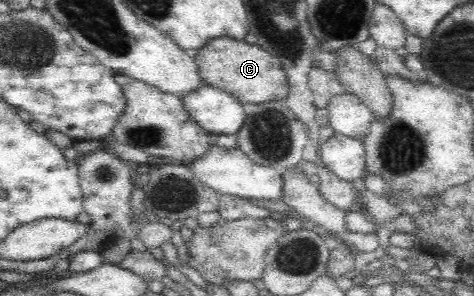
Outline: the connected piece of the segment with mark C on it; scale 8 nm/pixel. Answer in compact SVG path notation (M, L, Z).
M220 35L220 37L208 39L198 51L191 54L196 66L198 66L201 81L228 92L240 103L264 103L264 101L286 99L288 95L288 82L286 82L280 60L262 49L258 43L250 44L246 40Z

